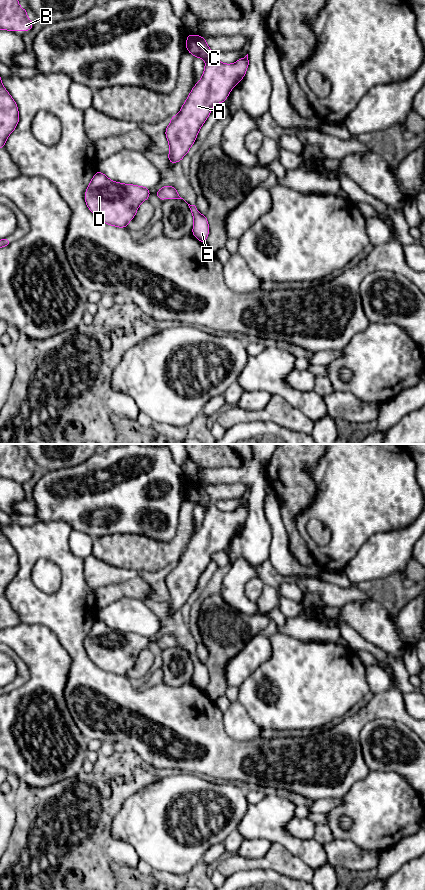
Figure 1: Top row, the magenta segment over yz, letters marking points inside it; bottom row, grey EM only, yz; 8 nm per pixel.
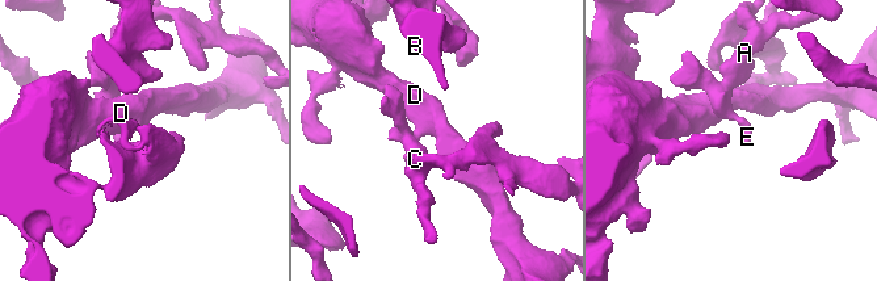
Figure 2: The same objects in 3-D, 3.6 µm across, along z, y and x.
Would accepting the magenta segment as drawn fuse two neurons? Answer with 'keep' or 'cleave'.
keep

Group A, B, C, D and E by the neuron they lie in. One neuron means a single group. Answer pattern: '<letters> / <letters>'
A B C D E

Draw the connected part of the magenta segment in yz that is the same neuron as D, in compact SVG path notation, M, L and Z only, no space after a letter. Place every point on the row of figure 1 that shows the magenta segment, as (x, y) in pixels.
M97 171L85 191L85 202L98 219L126 228L149 195L148 187L115 182Z

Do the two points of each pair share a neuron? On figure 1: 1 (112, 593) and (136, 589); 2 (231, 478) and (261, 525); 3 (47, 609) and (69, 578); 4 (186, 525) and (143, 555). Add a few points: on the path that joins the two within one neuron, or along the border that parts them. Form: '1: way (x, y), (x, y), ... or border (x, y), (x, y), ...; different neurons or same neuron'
1: way (118, 591), (130, 589); same neuron
2: way (247, 478), (256, 485), (256, 509); same neuron
3: way (55, 601), (69, 586); same neuron
4: way (181, 538), (165, 554), (156, 555); same neuron

